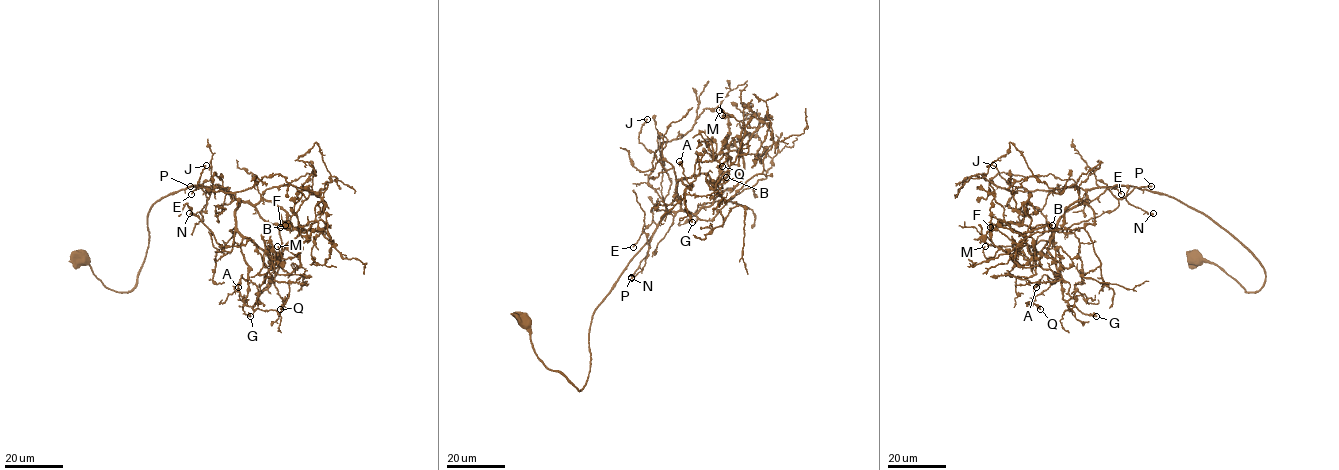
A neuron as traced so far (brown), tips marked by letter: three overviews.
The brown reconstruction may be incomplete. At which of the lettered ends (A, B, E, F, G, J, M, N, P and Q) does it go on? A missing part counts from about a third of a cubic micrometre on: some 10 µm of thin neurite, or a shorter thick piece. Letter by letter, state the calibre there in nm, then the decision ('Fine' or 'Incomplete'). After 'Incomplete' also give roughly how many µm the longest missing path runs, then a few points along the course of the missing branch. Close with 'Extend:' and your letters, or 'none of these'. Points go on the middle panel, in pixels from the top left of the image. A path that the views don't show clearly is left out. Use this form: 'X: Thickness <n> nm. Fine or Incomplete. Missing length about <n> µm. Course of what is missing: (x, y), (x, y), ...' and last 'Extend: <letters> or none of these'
A: Thickness 200 nm. Fine
B: Thickness 480 nm. Fine
E: Thickness 180 nm. Incomplete. Missing length about 10 µm. Course of what is missing: (633, 247), (619, 252), (618, 243)
F: Thickness 550 nm. Fine
G: Thickness 360 nm. Fine
J: Thickness 200 nm. Fine
M: Thickness 150 nm. Fine
N: Thickness 460 nm. Fine
P: Thickness 320 nm. Incomplete. Missing length about 35 µm
Q: Thickness 240 nm. Fine
Extend: E, P

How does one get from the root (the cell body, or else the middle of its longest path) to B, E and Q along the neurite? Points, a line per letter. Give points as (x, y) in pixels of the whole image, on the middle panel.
B: (525, 320), (537, 357), (579, 391), (596, 307), (667, 214), (696, 213), (741, 180), (733, 144), (726, 177)
E: (525, 320), (537, 357), (579, 391), (590, 370), (589, 328), (593, 312), (652, 233), (653, 222), (633, 247)
Q: (525, 320), (537, 357), (579, 391), (596, 307), (680, 209), (677, 183), (706, 174), (716, 187), (722, 166)

